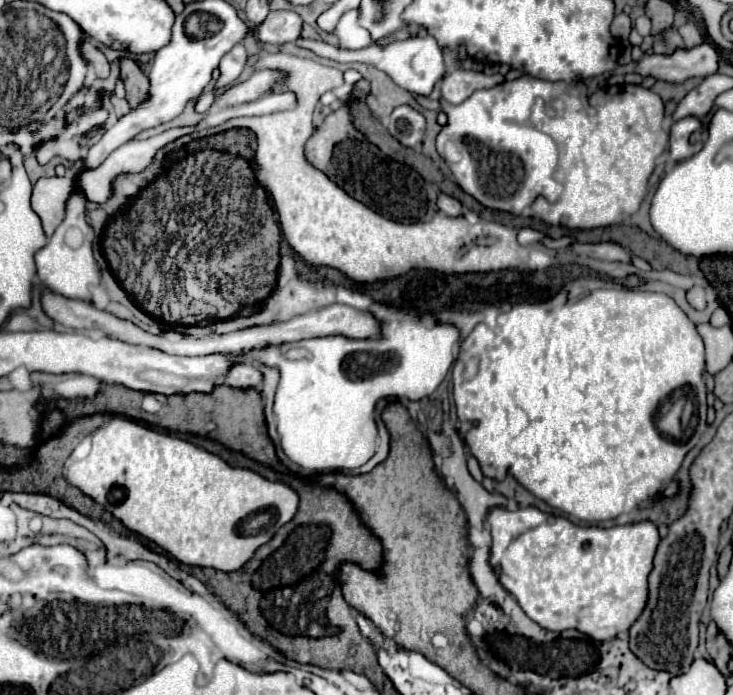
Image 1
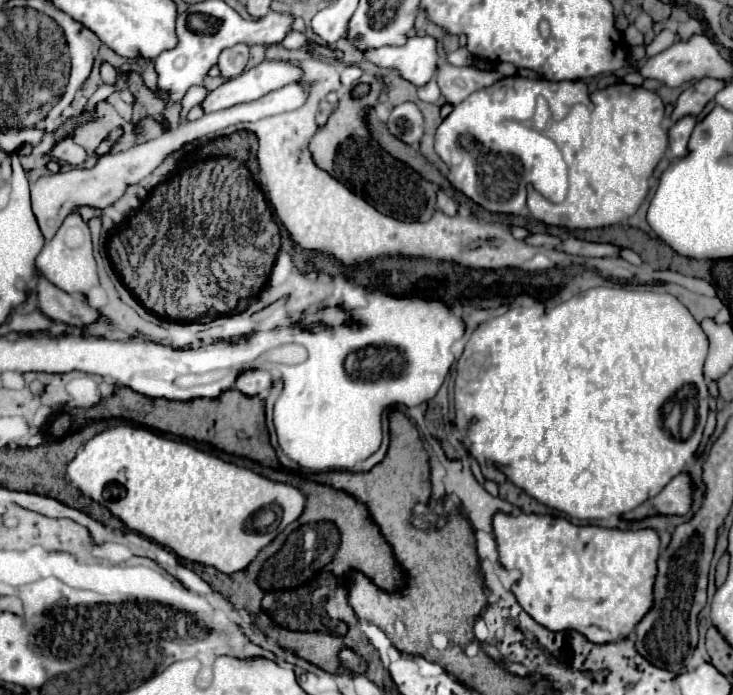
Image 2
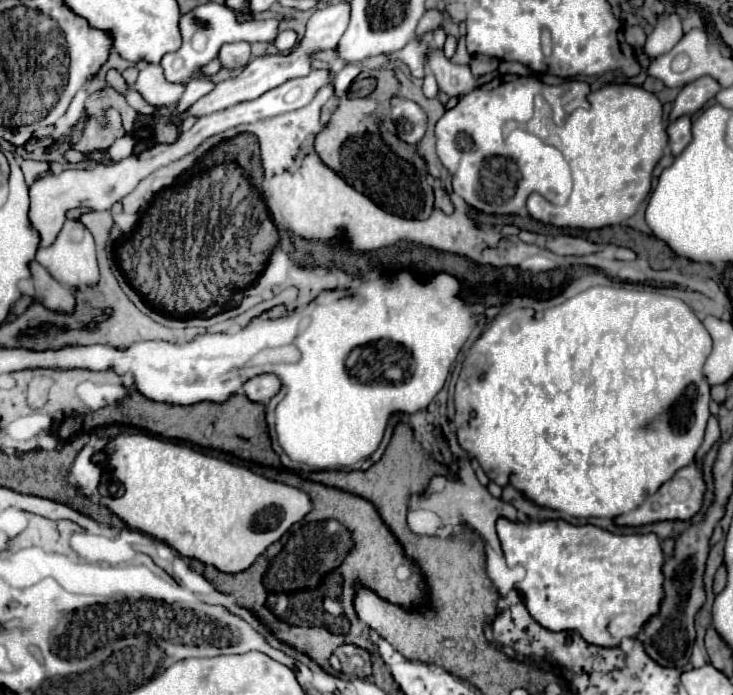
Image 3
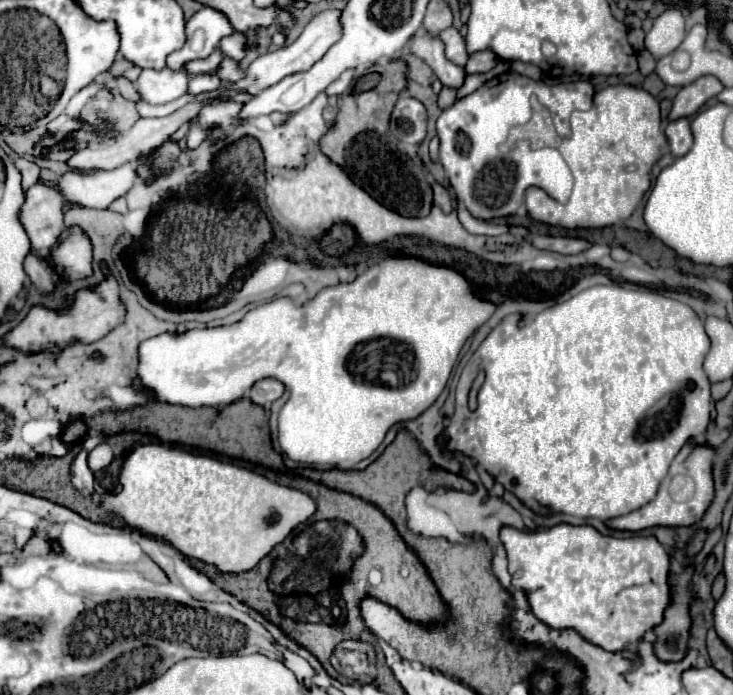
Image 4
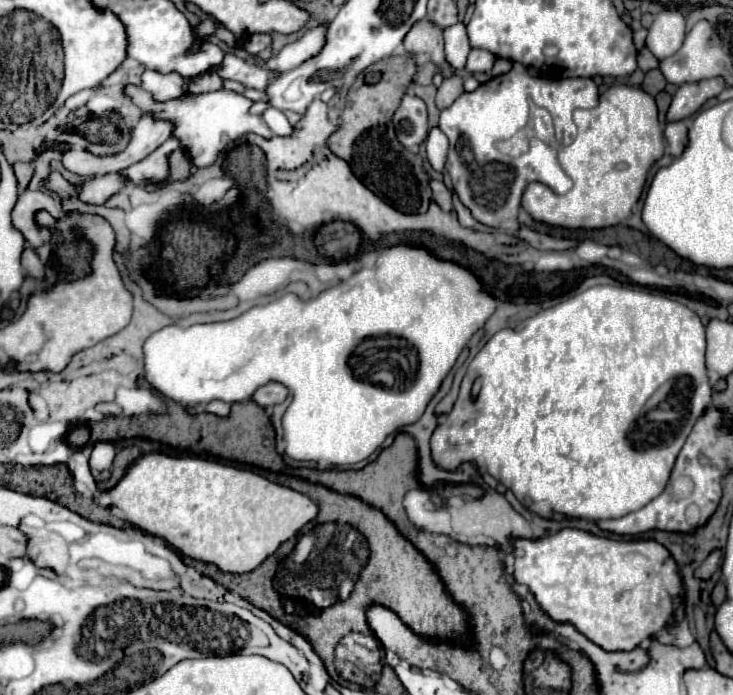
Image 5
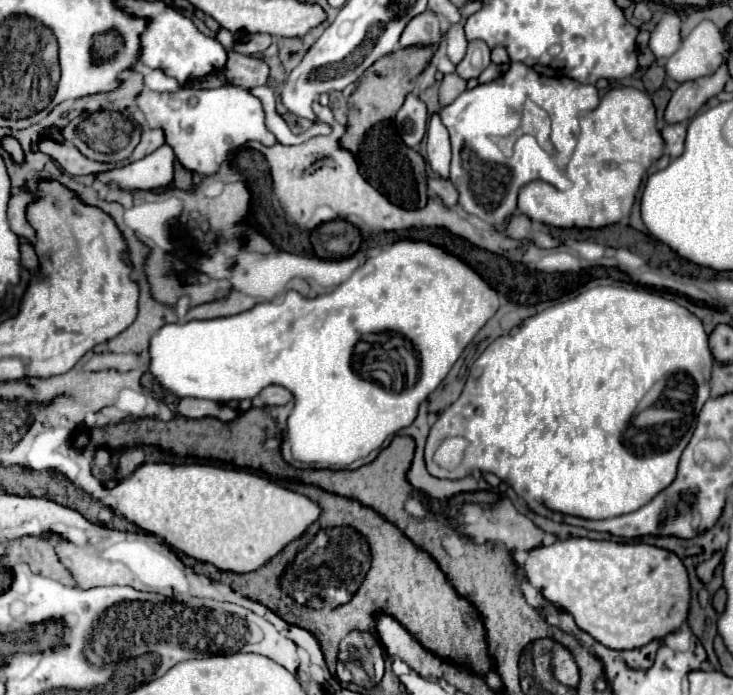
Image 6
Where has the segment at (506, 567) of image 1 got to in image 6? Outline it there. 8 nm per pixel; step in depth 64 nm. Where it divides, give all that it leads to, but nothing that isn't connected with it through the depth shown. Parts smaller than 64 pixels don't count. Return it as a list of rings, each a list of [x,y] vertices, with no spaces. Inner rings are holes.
[[[566,538],[566,540],[558,540],[552,546],[542,546],[530,552],[528,562],[524,564],[524,576],[532,586],[542,588],[542,594],[546,600],[550,600],[552,604],[556,604],[558,608],[562,608],[564,612],[570,612],[576,620],[576,624],[588,632],[590,636],[594,636],[598,642],[602,642],[604,646],[612,648],[612,650],[632,650],[632,648],[642,648],[646,644],[650,644],[652,640],[662,640],[668,634],[676,632],[684,620],[688,618],[690,612],[690,580],[688,580],[688,570],[682,564],[682,560],[668,550],[656,548],[656,546],[648,546],[648,544],[616,544],[616,542],[602,542],[602,540],[588,540],[588,538]]]

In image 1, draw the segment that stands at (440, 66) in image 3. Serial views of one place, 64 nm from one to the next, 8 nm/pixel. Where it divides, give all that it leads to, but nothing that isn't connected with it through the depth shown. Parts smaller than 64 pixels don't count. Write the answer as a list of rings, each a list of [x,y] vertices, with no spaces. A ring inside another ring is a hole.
[[[456,68],[454,72],[446,72],[446,78],[440,82],[442,98],[450,104],[462,104],[472,92],[480,88],[492,88],[496,84],[504,82],[502,74],[484,74],[484,72],[474,72],[474,70],[462,70]]]

